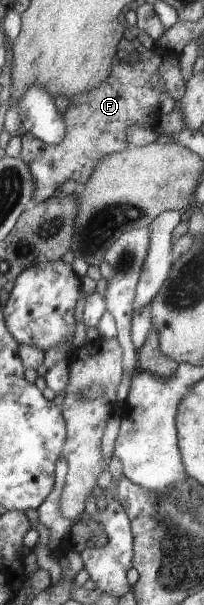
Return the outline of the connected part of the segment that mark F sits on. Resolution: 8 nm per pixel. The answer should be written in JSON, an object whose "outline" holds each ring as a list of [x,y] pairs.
{"outline":[[[123,38],[117,45],[117,53],[113,55],[109,75],[105,81],[101,81],[95,89],[87,93],[77,93],[71,99],[63,113],[65,135],[55,145],[47,145],[41,139],[33,137],[29,131],[21,136],[21,149],[19,158],[29,168],[33,177],[33,193],[31,203],[43,201],[53,195],[53,191],[60,187],[66,179],[73,179],[77,185],[87,183],[95,163],[111,153],[117,153],[125,149],[128,144],[125,139],[125,129],[129,125],[150,125],[159,115],[159,93],[149,85],[150,74],[157,75],[163,81],[163,91],[178,102],[185,93],[185,82],[179,70],[179,54],[173,51],[159,51],[157,53],[145,53],[145,61],[139,65],[127,63],[127,54],[141,53],[141,49],[135,45],[135,41],[127,41]]]}

